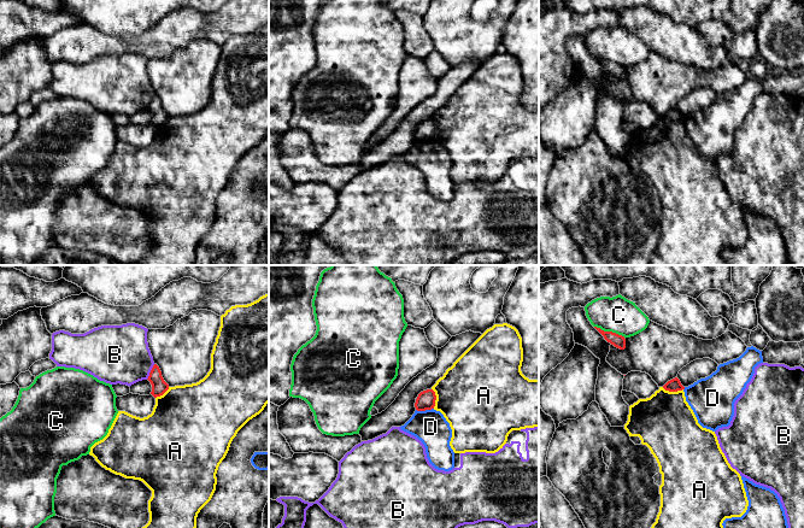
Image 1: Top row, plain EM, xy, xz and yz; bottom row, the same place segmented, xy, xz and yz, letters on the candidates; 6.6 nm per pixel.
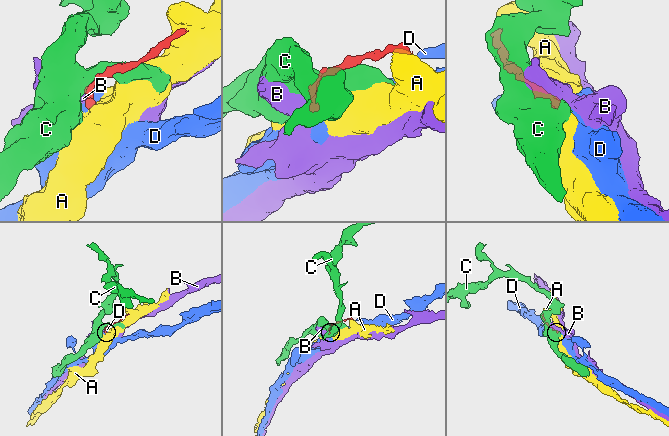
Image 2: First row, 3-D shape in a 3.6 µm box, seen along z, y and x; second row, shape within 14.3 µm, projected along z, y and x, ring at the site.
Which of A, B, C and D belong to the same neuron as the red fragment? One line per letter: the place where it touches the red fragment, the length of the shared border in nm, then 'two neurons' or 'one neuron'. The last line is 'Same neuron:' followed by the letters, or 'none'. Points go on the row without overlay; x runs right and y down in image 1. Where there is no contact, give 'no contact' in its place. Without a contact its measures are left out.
A: yz (673, 121) | 140 nm | two neurons
B: xy (151, 101) | 120 nm | two neurons
C: yz (610, 62) | 220 nm | two neurons
D: xz (424, 140) | 120 nm | two neurons
Same neuron: none

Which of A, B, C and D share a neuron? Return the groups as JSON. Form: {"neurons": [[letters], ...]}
{"neurons": [["A"], ["B"], ["C"], ["D"]]}

